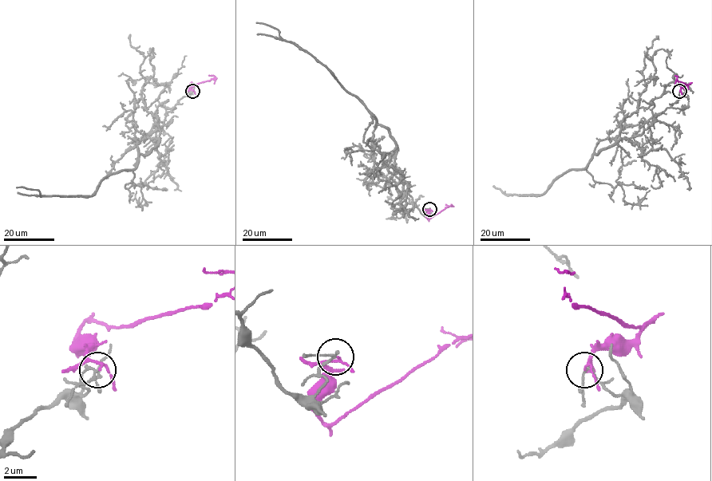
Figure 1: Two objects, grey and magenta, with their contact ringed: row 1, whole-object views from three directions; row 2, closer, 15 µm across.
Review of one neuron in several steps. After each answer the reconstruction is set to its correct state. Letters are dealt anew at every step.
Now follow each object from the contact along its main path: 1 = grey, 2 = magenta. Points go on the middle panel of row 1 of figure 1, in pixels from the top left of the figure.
1: (429, 209), (423, 214), (388, 170), (397, 147), (390, 132), (310, 54), (256, 22)
2: (429, 209), (426, 213), (428, 218), (452, 206), (446, 204)

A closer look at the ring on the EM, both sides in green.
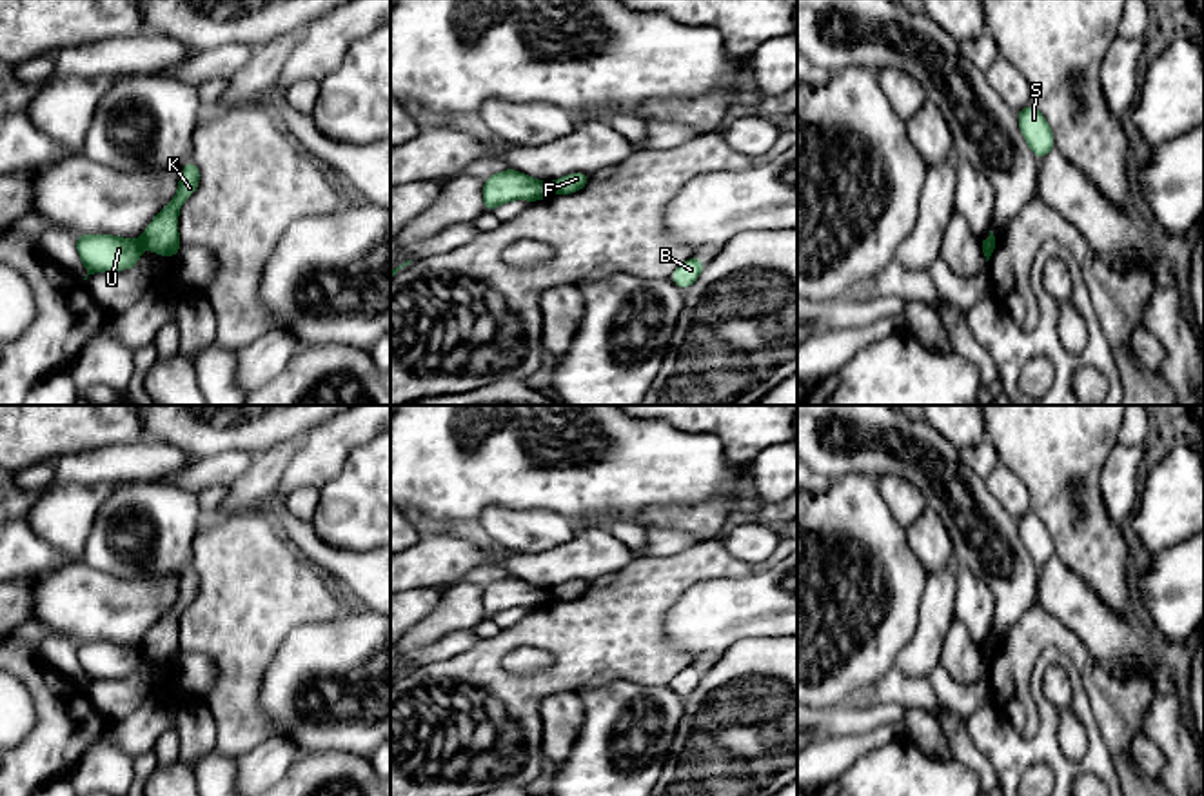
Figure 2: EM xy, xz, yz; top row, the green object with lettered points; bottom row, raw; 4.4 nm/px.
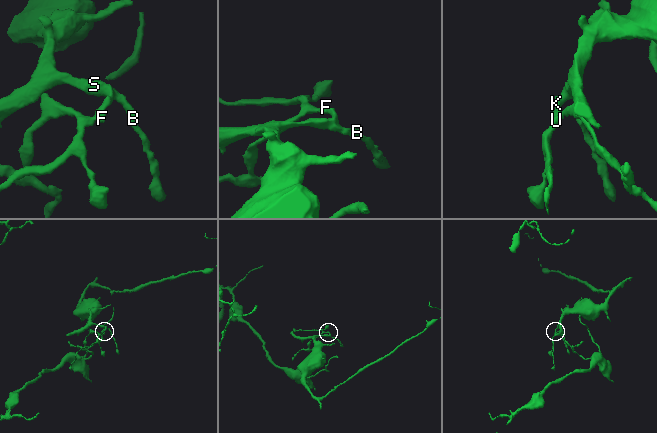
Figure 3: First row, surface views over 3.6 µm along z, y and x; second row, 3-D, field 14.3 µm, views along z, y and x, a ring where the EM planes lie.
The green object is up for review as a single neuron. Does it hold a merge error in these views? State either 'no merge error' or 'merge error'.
merge error

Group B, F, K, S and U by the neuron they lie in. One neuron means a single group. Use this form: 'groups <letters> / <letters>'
groups B F K S / U

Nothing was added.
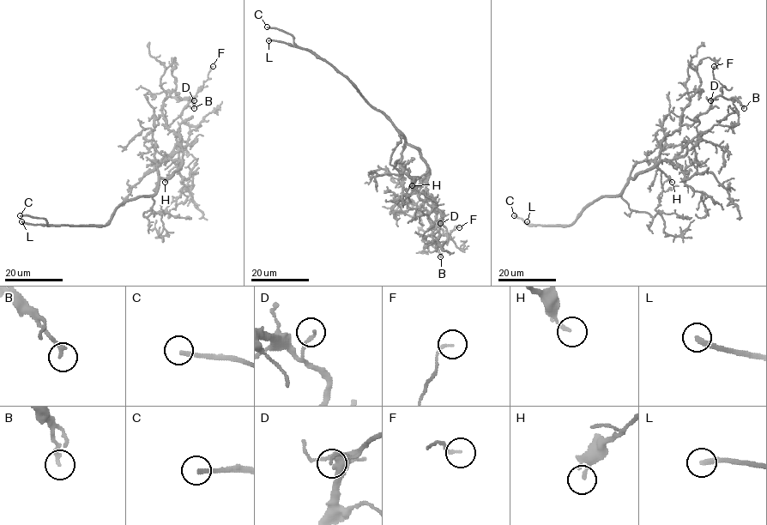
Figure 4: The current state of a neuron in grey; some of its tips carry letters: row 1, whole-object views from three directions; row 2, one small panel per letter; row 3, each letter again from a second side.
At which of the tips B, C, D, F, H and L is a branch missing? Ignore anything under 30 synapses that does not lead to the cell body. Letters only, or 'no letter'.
C, L

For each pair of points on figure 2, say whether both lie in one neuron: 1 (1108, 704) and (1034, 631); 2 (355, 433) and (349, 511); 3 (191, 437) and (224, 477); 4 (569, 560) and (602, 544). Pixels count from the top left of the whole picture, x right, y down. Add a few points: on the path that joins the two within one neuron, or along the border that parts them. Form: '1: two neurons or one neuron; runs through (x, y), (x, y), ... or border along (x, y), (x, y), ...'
1: one neuron; runs through (1097, 680), (1057, 635)
2: two neurons; border along (371, 438), (349, 453), (344, 467), (327, 484)
3: two neurons; border along (249, 451), (220, 451), (195, 460)
4: one neuron; runs through (576, 560), (594, 551)

